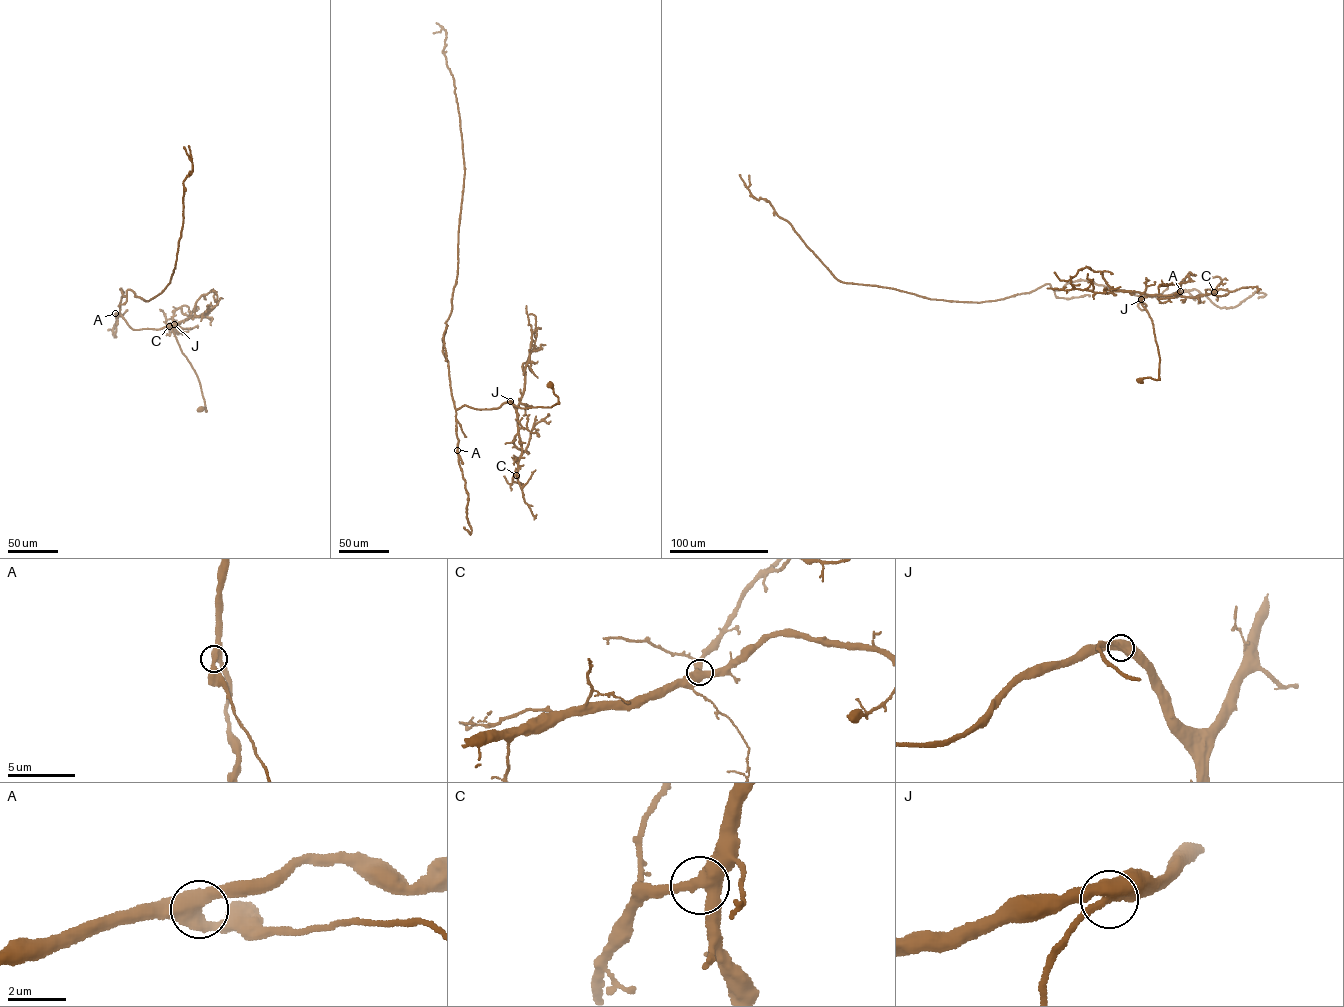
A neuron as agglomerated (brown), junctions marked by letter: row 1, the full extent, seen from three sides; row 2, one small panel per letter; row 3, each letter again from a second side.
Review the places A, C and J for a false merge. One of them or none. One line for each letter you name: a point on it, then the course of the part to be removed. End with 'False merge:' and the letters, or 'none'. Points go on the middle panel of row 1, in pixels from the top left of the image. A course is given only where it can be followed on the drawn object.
False merge: none

